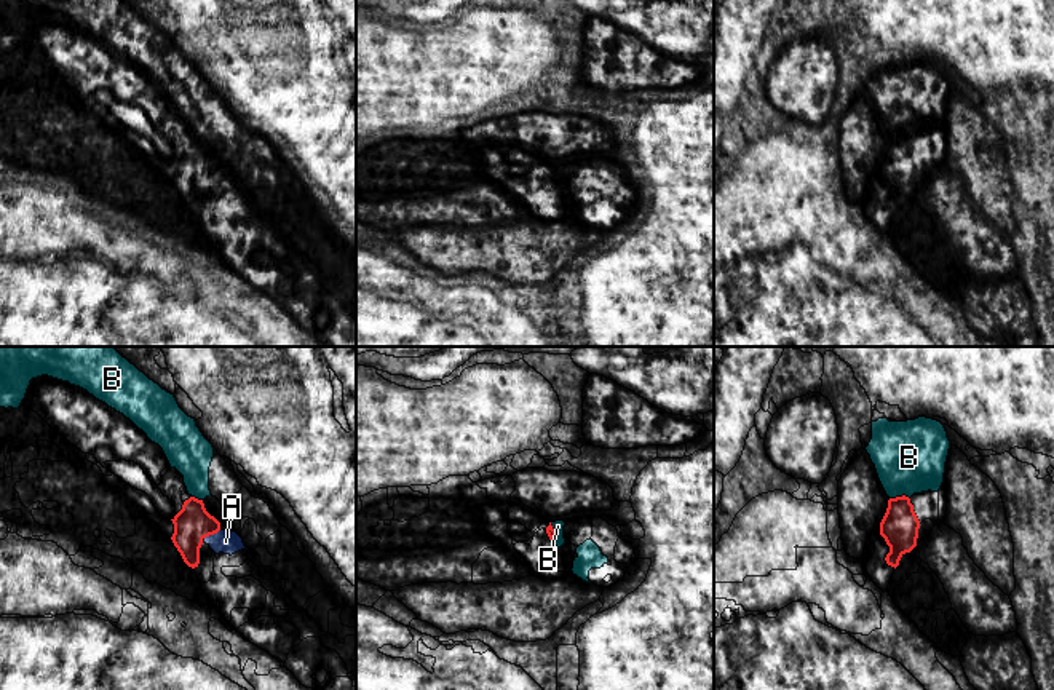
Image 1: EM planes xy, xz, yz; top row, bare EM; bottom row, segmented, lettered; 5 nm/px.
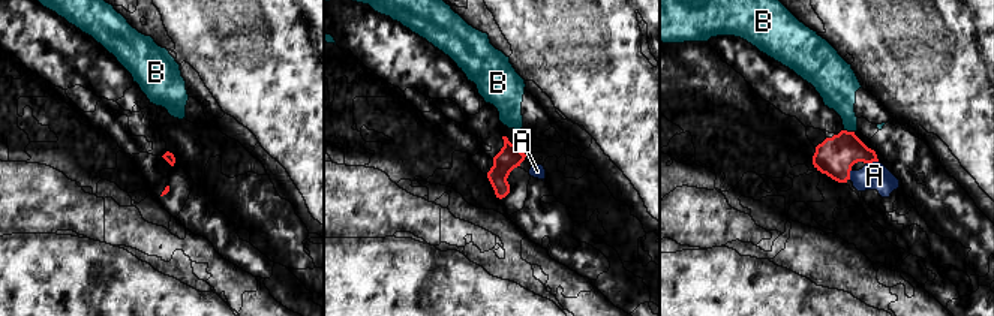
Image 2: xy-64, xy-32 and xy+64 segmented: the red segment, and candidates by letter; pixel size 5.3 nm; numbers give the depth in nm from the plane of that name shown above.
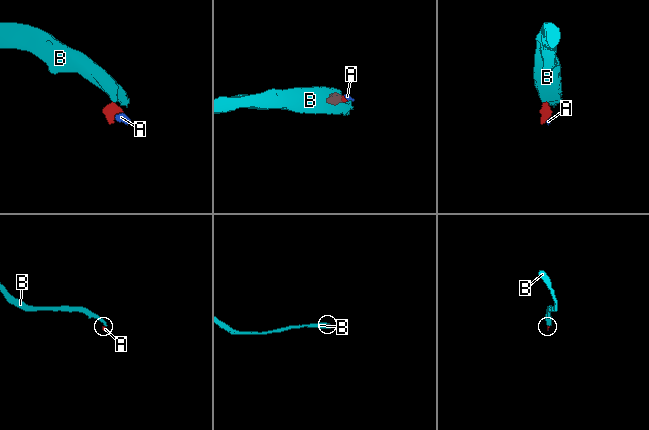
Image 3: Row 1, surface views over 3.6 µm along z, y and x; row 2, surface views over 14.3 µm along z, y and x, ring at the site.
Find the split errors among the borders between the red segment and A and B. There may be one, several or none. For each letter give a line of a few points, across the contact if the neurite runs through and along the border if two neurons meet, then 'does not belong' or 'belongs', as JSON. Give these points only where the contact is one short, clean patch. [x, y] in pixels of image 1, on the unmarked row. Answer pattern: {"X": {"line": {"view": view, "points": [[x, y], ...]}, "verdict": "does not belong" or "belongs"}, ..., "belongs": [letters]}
{"A": {"line": {"view": "xy", "points": [[192, 166], [202, 166], [211, 176], [217, 182], [225, 184]]}, "verdict": "belongs"}, "B": {"line": {"view": "yz", "points": [[909, 139], [898, 138], [890, 141]]}, "verdict": "does not belong"}, "belongs": ["A"]}

